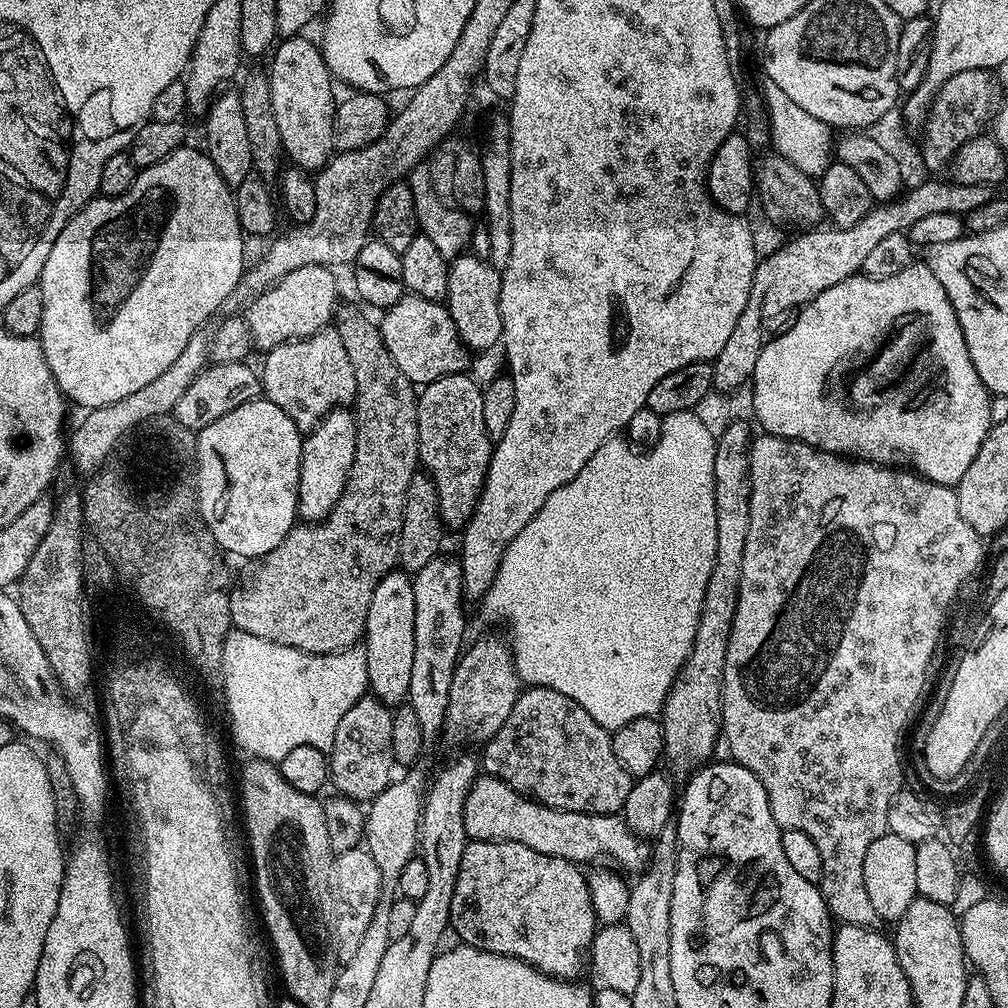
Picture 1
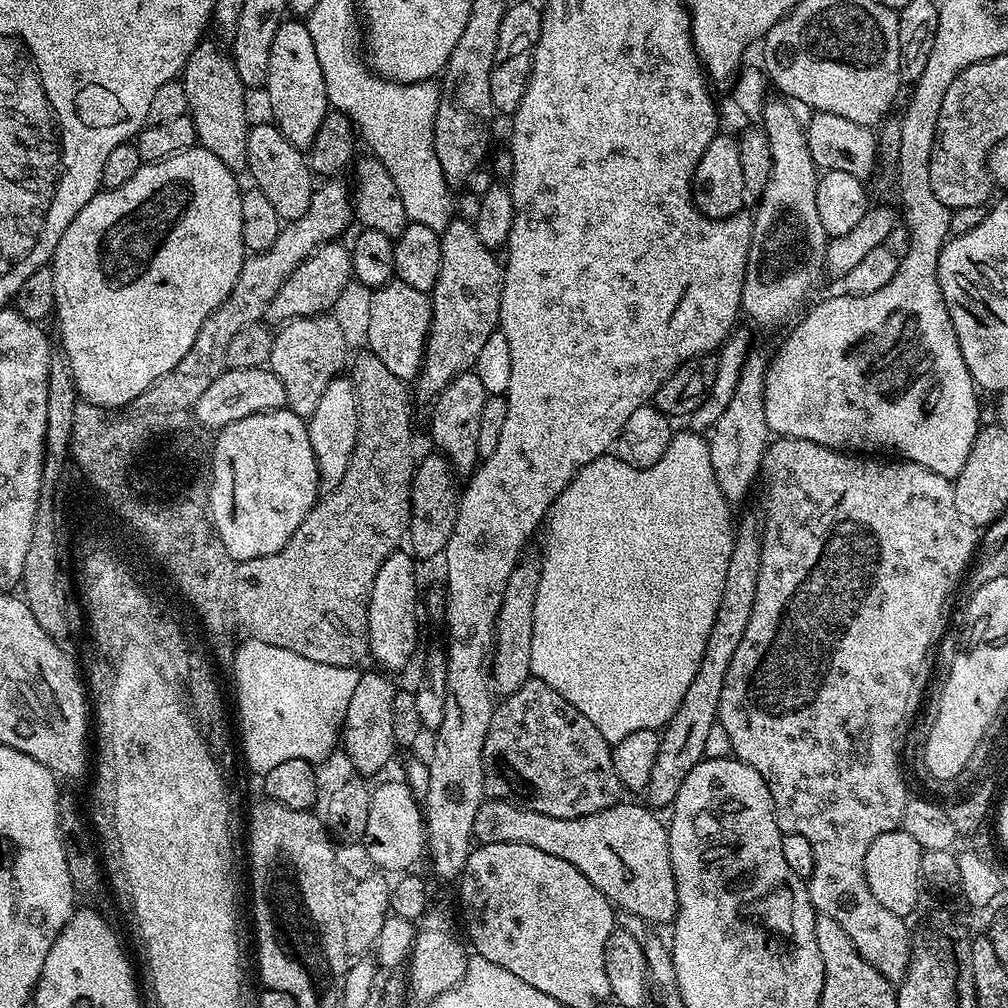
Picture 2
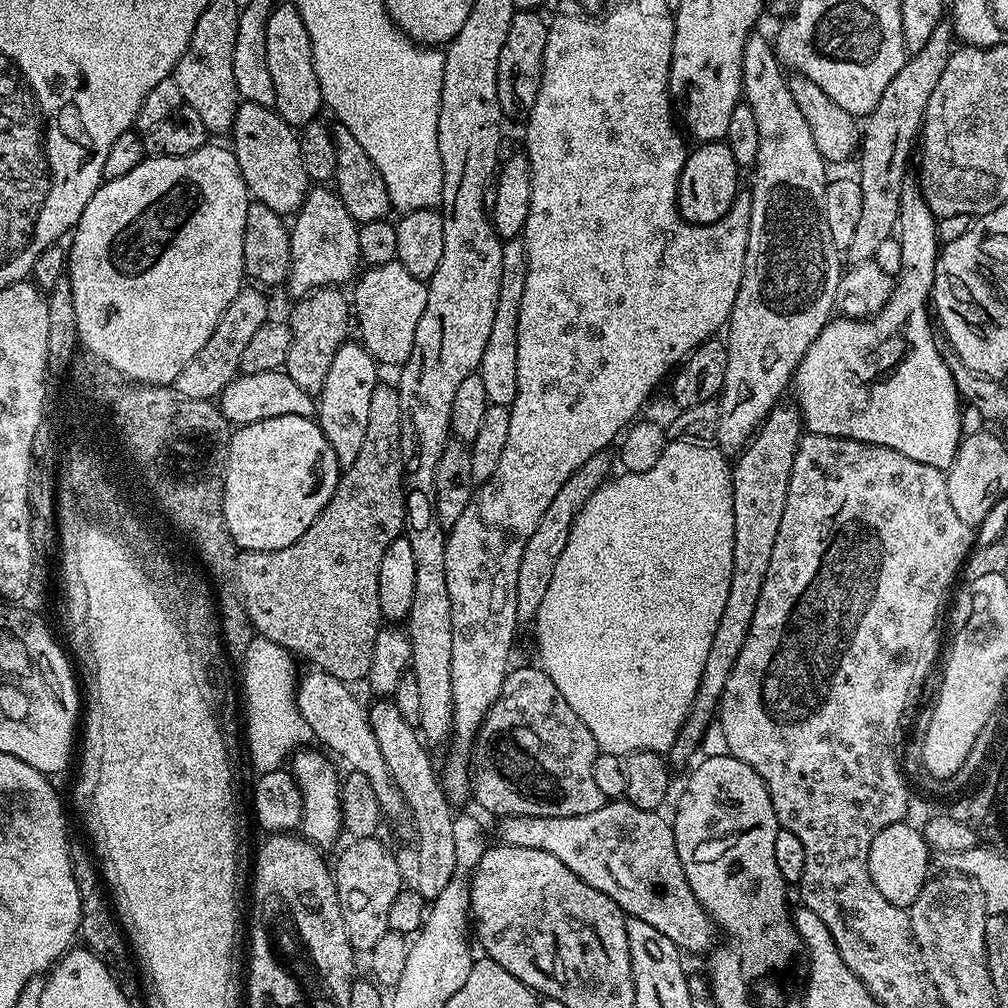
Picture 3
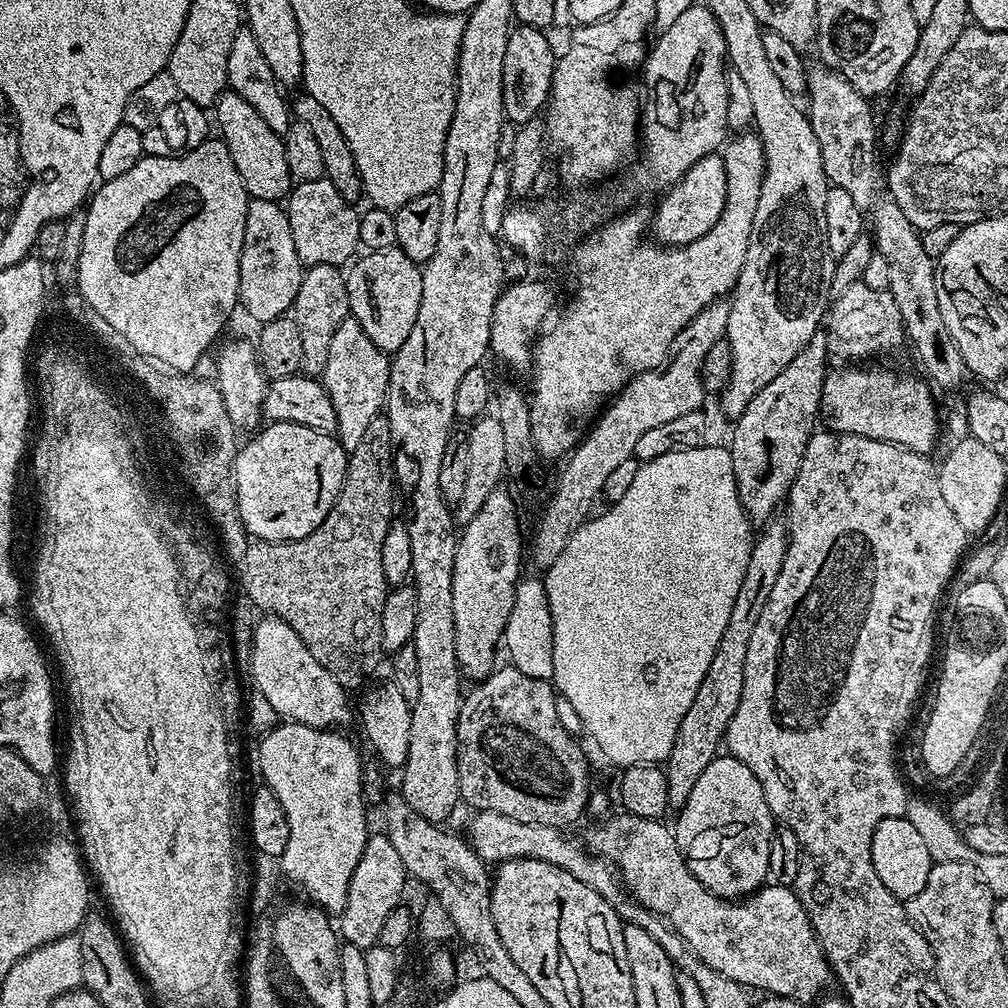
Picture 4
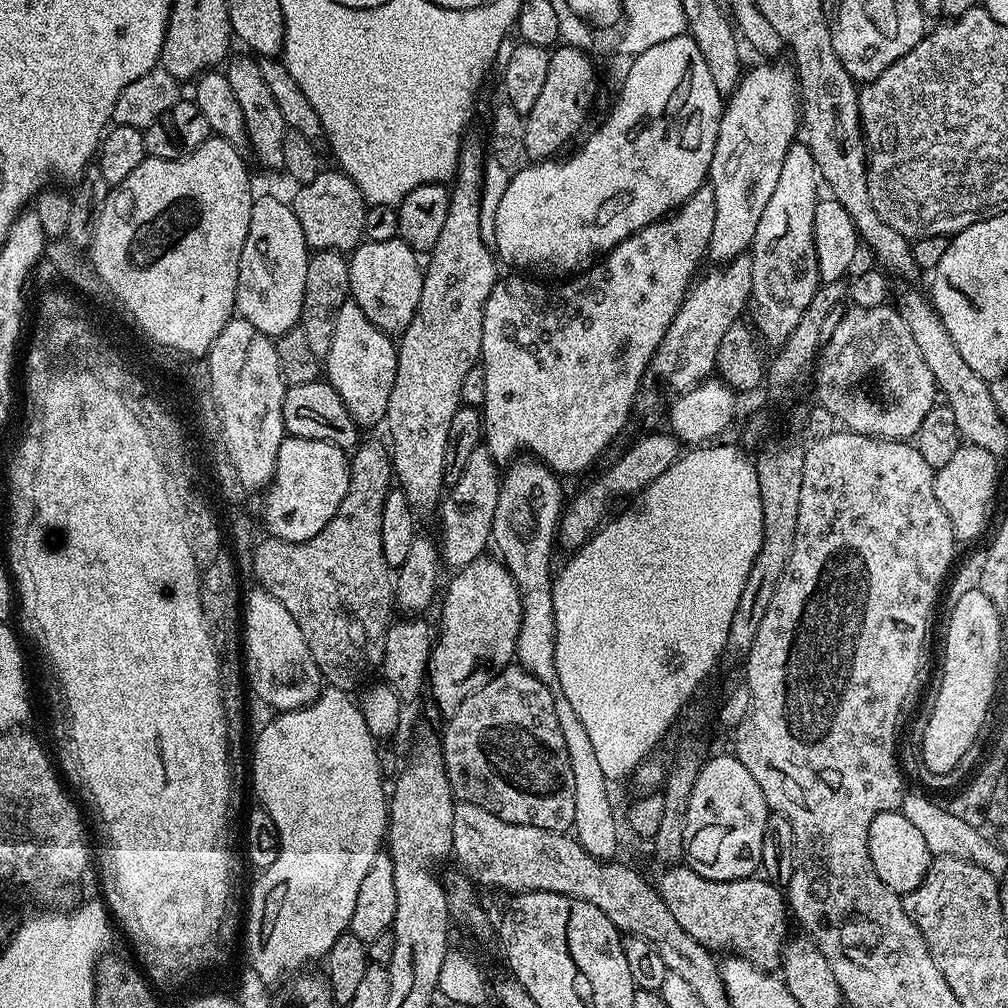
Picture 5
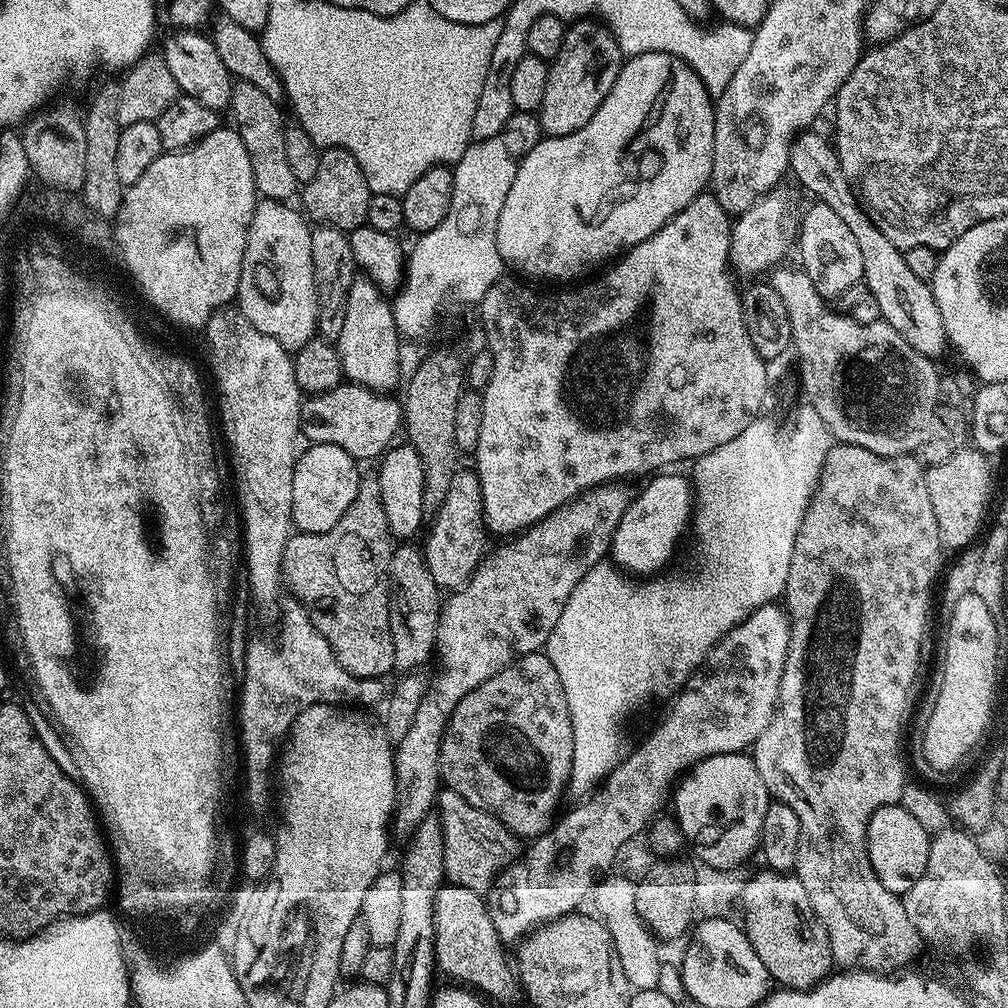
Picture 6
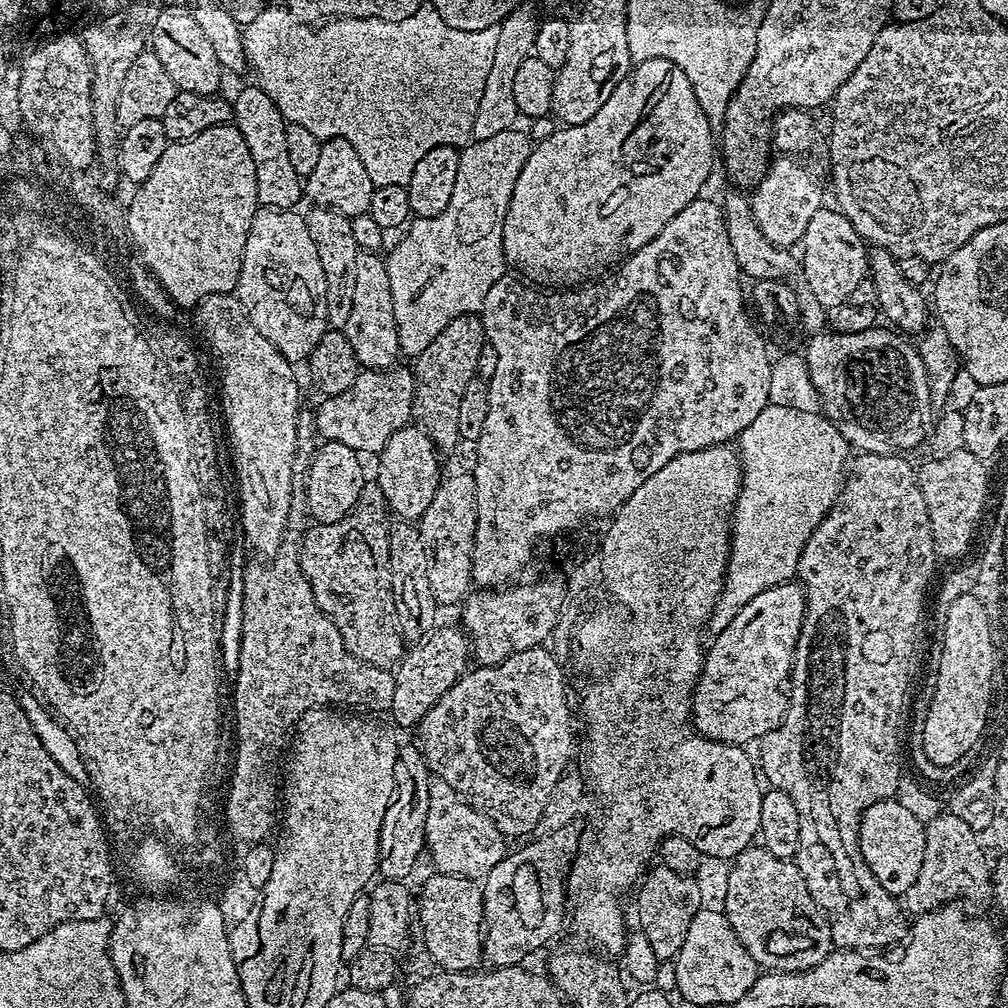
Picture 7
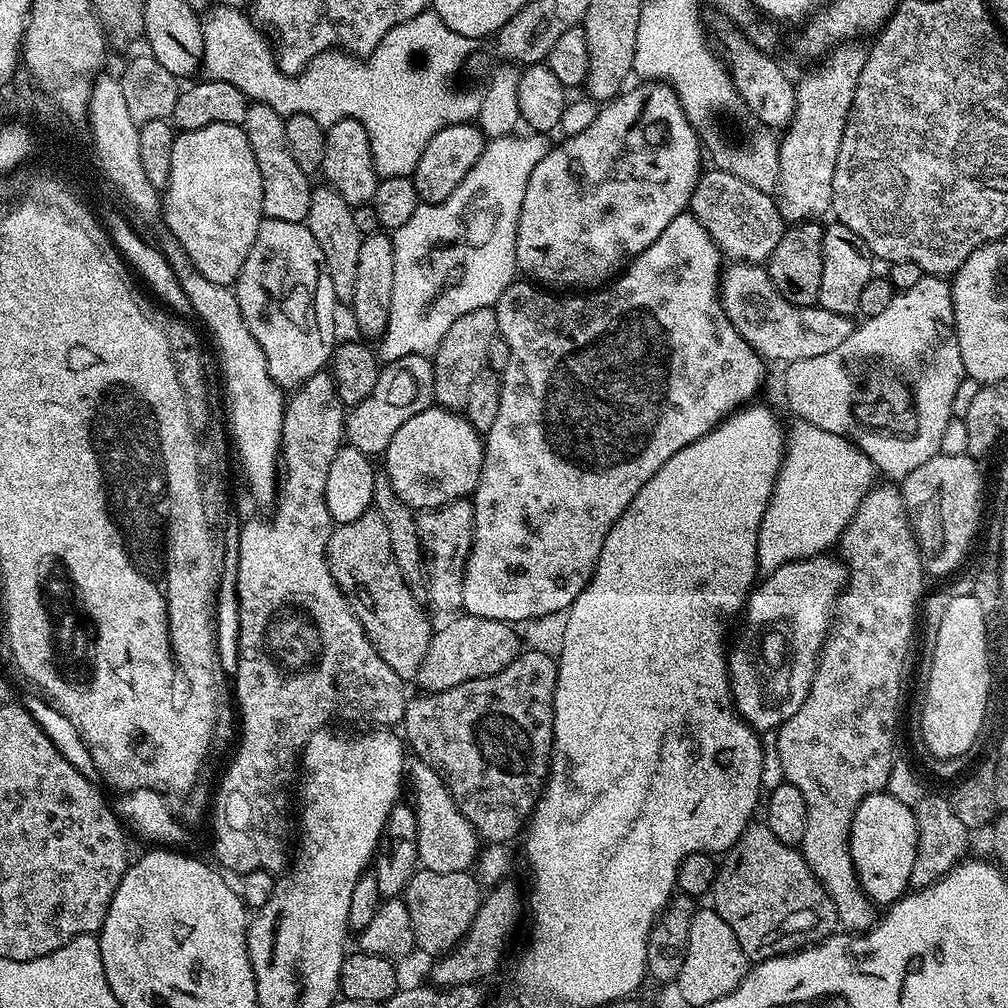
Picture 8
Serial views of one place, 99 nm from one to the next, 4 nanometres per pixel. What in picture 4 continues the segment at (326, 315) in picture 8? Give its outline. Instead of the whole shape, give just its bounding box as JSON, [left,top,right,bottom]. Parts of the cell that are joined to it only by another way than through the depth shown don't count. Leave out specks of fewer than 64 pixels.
[239,199,305,325]

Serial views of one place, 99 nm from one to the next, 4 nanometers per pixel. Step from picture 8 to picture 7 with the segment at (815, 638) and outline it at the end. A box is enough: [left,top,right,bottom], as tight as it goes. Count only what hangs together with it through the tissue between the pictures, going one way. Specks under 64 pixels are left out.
[692,583,804,746]

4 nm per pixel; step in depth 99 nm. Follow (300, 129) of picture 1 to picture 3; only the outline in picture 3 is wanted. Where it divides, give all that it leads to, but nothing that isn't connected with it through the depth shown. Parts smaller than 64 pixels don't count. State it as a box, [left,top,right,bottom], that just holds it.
[266,3,324,130]

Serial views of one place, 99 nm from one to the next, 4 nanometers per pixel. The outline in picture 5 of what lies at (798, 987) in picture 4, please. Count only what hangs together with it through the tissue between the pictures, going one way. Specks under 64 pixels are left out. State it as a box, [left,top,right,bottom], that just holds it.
[658,866,790,970]

